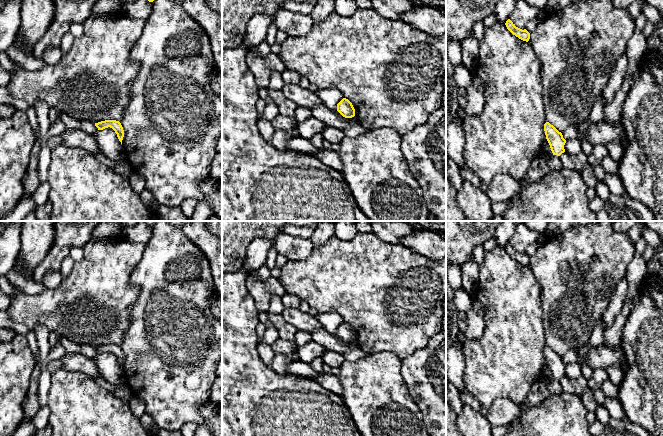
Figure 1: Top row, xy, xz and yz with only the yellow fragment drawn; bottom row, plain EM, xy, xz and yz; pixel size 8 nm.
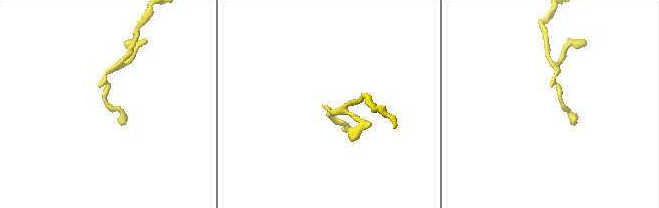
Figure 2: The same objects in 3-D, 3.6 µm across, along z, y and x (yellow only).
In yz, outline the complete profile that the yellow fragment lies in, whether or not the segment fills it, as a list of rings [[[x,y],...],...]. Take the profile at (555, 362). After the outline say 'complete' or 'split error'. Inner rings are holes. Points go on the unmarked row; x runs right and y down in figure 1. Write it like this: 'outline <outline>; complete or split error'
outline [[[546,346],[544,348],[544,355],[553,379],[560,380],[562,377],[564,377],[564,369],[566,367],[566,364],[563,362],[562,357],[559,356],[549,346]]]; complete

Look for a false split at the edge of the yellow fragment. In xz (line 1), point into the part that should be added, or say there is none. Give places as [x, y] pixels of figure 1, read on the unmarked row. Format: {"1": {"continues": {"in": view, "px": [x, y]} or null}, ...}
{"1": {"continues": null}}

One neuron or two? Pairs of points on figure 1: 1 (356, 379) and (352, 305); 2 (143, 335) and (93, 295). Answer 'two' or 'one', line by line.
1: two
2: two

